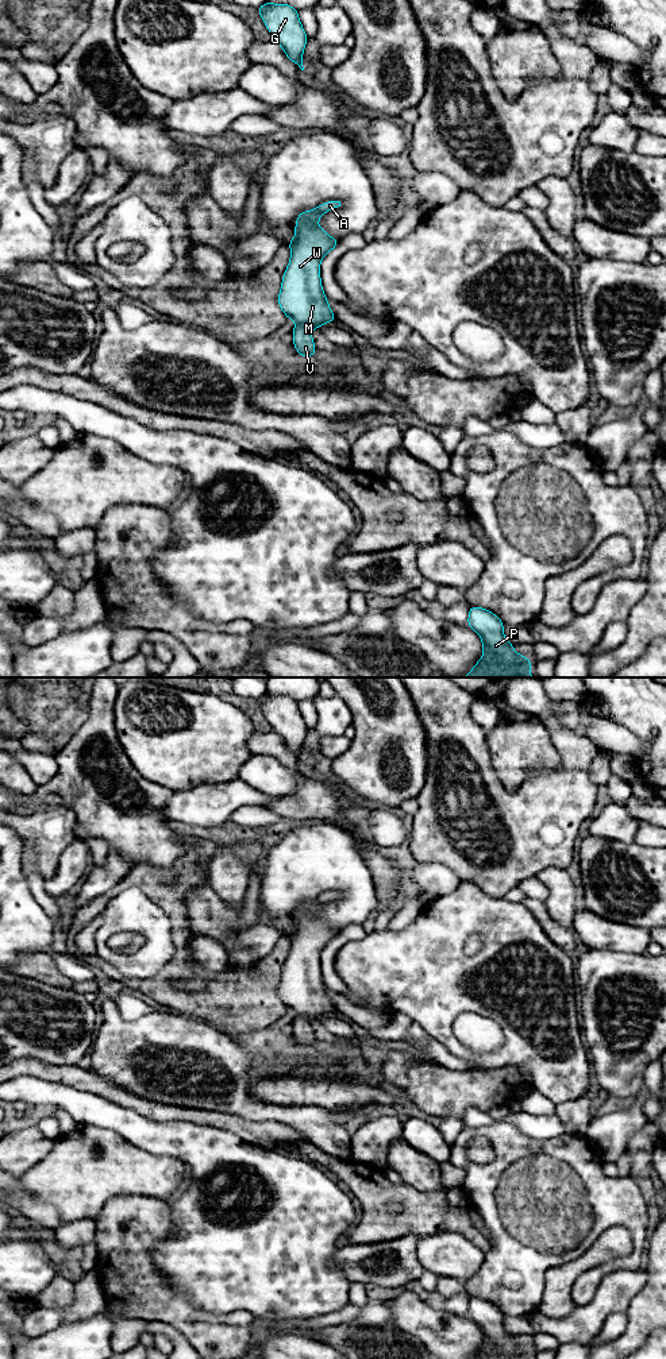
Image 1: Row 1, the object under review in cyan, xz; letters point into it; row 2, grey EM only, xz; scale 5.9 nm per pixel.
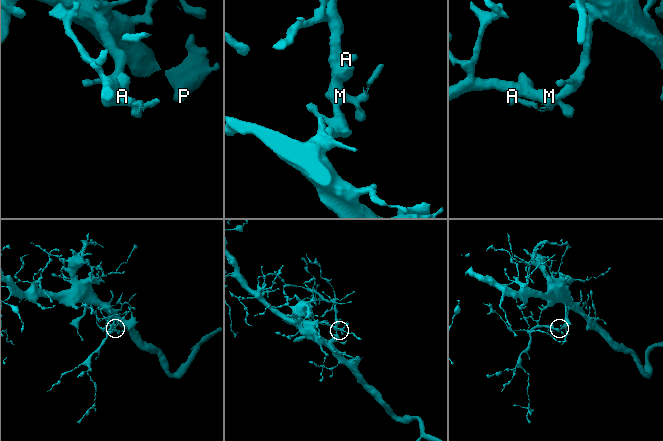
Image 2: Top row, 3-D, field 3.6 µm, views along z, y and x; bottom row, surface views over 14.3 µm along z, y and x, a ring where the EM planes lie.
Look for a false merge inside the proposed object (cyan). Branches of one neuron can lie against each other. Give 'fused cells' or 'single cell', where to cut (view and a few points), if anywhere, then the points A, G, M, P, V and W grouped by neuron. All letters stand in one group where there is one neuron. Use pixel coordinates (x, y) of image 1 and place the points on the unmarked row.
single cell; cut none; groups A G M P V W

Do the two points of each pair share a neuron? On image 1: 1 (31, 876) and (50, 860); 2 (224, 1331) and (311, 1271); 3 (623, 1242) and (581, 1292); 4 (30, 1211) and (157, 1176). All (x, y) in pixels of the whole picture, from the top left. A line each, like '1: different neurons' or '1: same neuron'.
1: different neurons
2: different neurons
3: different neurons
4: different neurons

